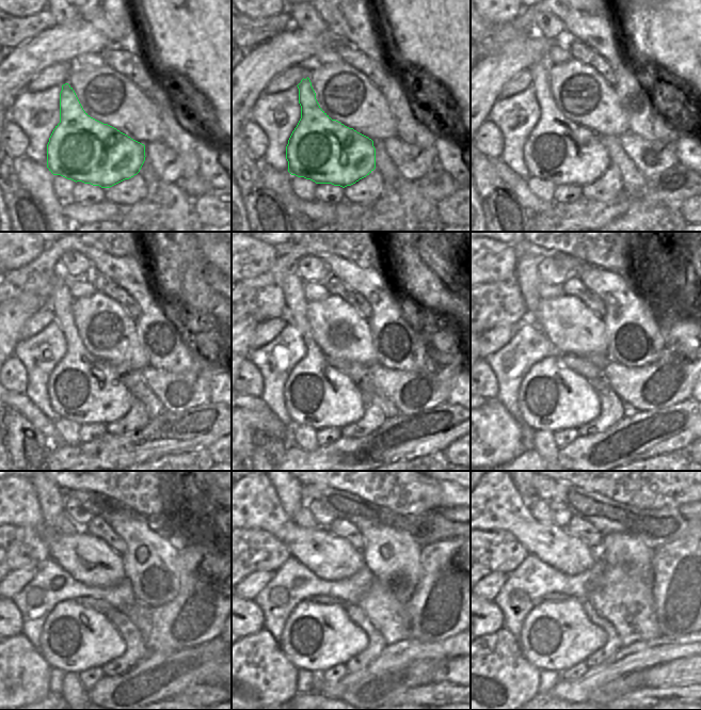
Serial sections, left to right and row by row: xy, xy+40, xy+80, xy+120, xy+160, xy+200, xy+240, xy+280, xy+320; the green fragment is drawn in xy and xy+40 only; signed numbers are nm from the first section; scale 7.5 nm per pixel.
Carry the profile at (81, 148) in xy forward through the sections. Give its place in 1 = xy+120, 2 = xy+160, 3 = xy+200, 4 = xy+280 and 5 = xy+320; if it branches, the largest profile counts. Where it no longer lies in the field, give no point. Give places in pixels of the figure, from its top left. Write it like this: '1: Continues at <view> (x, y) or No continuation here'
1: Continues at xy+120 (82, 389)
2: Continues at xy+160 (316, 394)
3: Continues at xy+200 (552, 397)
4: Continues at xy+280 (316, 637)
5: Continues at xy+320 (556, 636)

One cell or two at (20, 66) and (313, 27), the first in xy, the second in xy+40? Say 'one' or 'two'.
two

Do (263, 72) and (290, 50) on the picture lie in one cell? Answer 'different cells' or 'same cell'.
same cell

